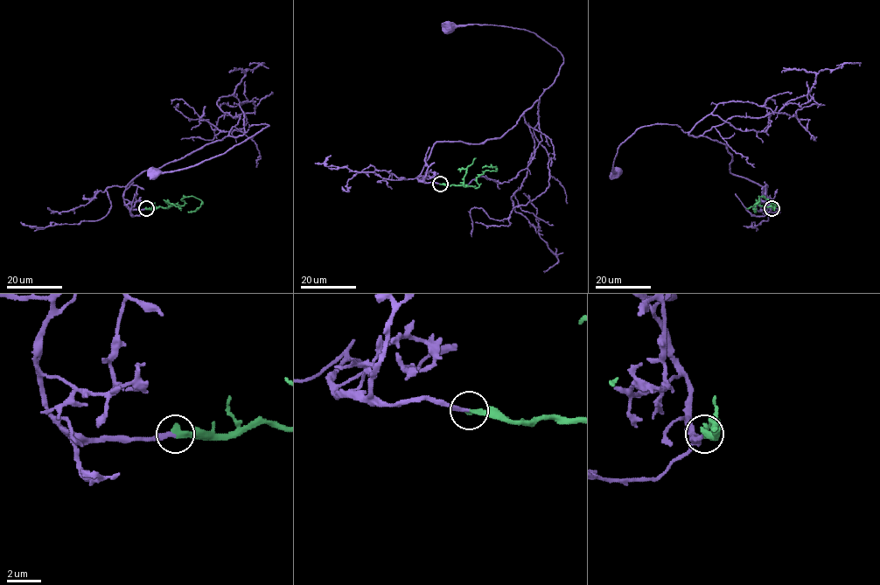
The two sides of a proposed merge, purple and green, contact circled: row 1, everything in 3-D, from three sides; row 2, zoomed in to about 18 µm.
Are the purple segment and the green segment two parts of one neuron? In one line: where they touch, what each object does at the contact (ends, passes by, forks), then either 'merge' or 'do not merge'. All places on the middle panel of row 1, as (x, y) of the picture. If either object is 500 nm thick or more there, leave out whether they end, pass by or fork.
at (440, 184); purple ends there; green ends there; merge

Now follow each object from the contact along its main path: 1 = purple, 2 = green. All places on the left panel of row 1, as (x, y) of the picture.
1: (145, 209), (124, 204), (138, 175), (268, 125), (193, 165), (152, 173)
2: (145, 209), (169, 207), (174, 204), (183, 205), (183, 199), (192, 196), (201, 201), (199, 206), (188, 212)

